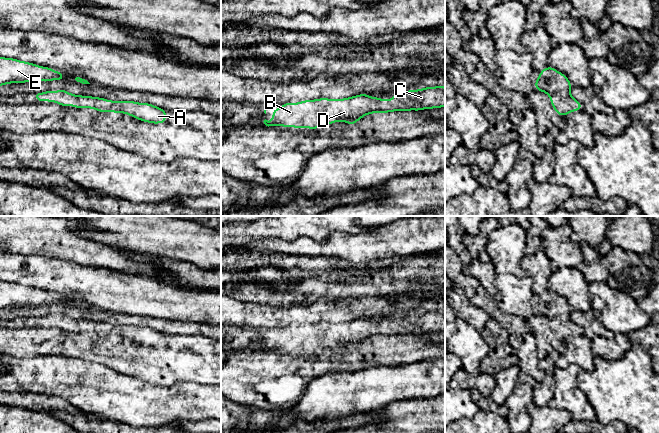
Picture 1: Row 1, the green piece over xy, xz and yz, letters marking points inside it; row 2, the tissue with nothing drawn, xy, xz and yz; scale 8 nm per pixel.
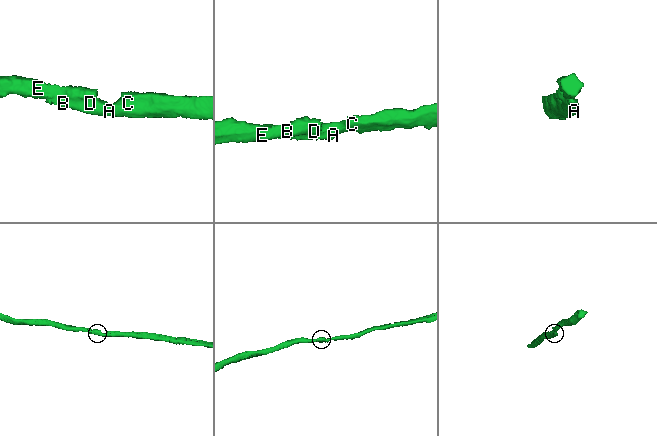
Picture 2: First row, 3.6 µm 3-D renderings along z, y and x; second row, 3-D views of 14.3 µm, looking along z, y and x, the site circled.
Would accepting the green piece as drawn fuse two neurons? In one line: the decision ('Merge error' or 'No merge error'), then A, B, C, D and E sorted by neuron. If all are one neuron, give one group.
No merge error. Groups: A B C D E

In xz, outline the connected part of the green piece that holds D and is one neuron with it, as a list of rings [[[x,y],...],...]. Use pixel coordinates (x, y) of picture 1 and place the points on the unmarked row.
[[[427,311],[396,318],[390,324],[367,318],[344,323],[320,322],[299,327],[284,327],[278,334],[273,332],[272,345],[264,344],[266,350],[309,351],[314,354],[325,348],[343,345],[354,349],[365,339],[392,335],[409,335],[445,331],[445,311]]]

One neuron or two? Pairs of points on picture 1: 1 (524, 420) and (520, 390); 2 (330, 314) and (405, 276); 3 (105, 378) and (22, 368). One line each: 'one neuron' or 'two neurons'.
1: one neuron
2: two neurons
3: one neuron

